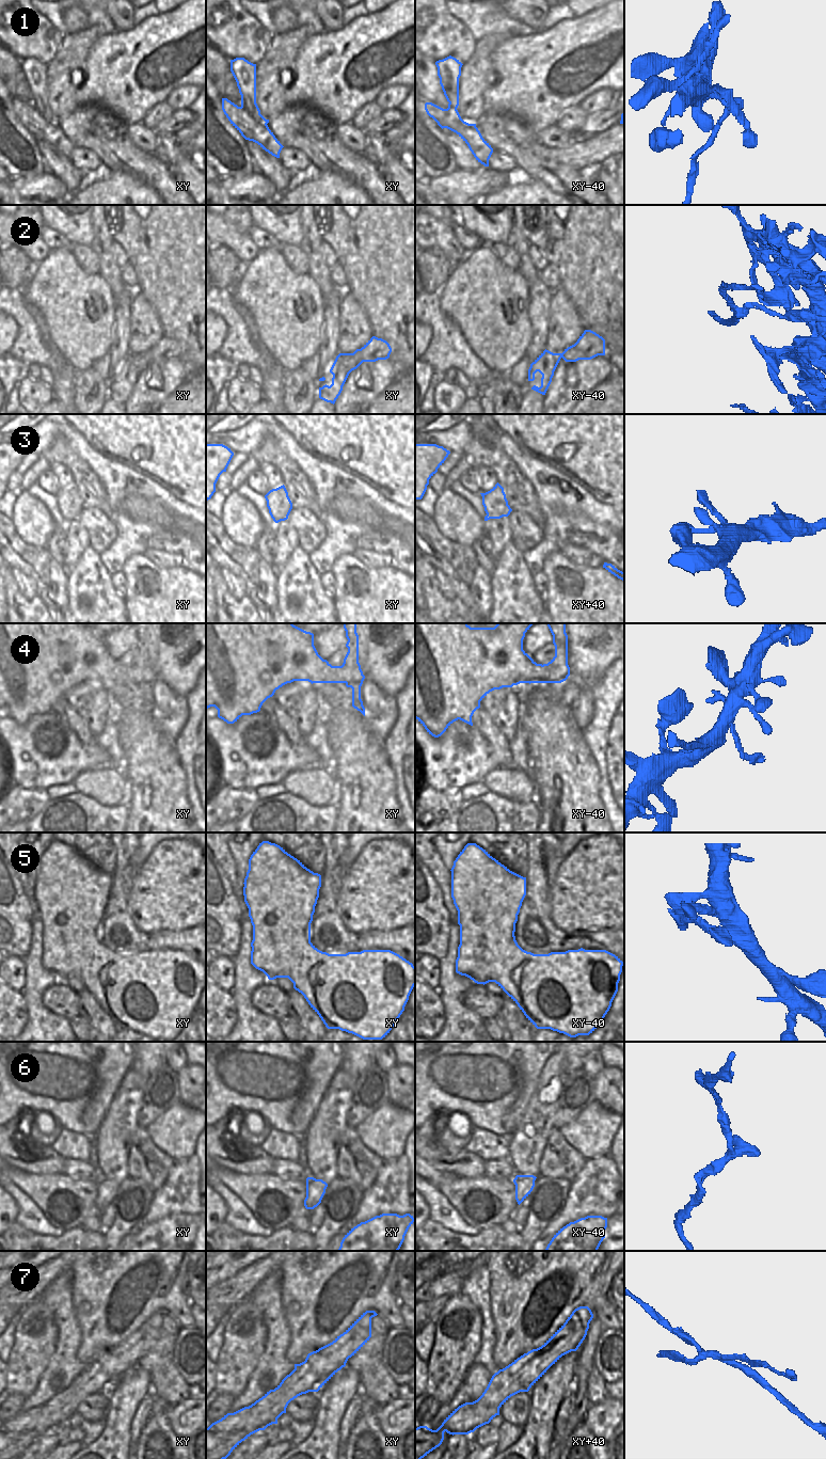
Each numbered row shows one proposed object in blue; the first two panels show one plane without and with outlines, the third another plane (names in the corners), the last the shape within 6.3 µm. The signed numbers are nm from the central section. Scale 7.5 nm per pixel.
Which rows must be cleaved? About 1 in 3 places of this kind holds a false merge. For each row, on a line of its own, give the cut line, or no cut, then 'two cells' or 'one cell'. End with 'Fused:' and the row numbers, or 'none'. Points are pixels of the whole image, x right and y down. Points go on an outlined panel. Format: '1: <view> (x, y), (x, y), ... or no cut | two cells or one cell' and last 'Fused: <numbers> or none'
1: xy (241, 106), (259, 123), (266, 124) | two cells
2: xy (353, 352), (364, 361) | two cells
3: no cut | one cell
4: xy-40 (543, 664), (557, 666), (565, 674), (569, 672) | two cells
5: no cut | one cell
6: no cut | one cell
7: xy (316, 1350), (329, 1361), (342, 1367) | two cells
Fused: 1, 2, 4, 7

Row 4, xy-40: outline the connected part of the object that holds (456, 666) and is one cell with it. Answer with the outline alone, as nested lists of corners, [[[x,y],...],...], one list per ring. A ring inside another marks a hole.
[[[415,623],[415,718],[425,727],[427,732],[434,738],[441,736],[446,729],[456,720],[460,719],[471,726],[472,716],[474,712],[480,708],[480,701],[492,691],[501,689],[503,687],[512,687],[513,685],[518,685],[520,683],[561,683],[568,679],[570,672],[565,675],[563,671],[556,666],[544,666],[542,664],[537,664],[524,650],[523,650],[523,639],[525,637],[525,633],[529,630],[533,623],[497,623],[494,628],[471,628],[467,623]]]

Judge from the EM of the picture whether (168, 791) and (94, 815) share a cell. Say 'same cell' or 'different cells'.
different cells

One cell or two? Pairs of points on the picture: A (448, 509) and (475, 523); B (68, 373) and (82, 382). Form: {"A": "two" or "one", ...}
{"A": "one", "B": "two"}

